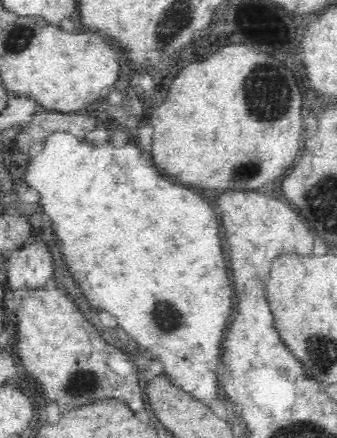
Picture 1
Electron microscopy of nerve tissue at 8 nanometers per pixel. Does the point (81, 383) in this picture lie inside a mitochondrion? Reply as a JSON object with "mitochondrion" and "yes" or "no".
{"mitochondrion":"yes"}

